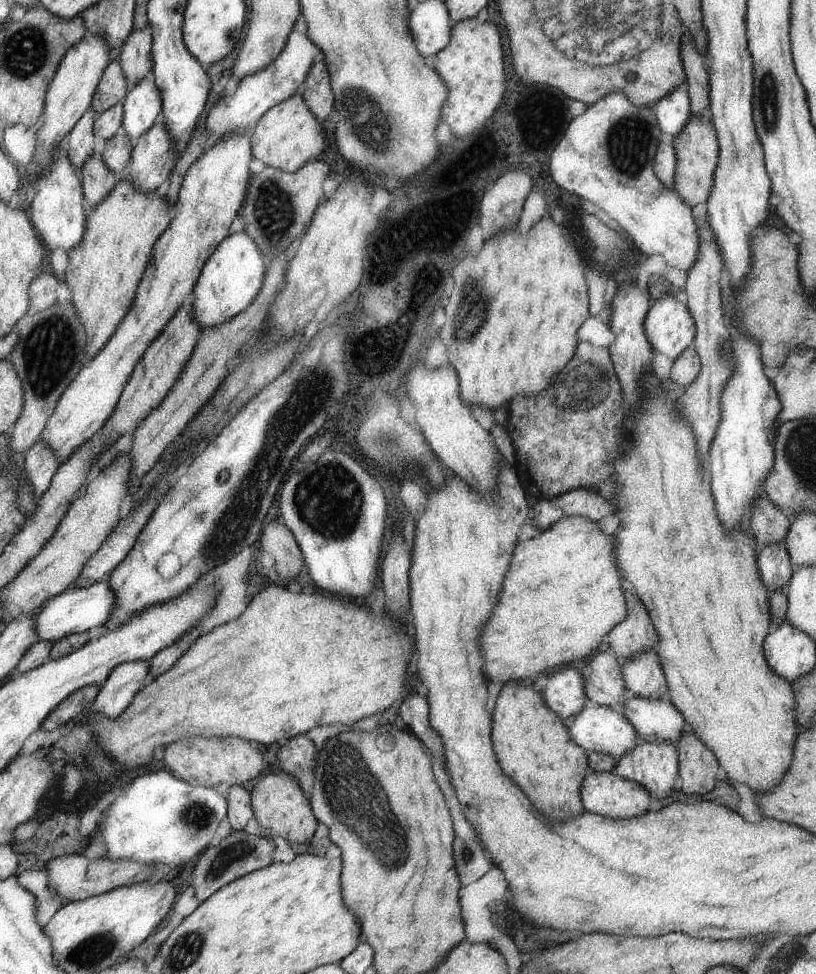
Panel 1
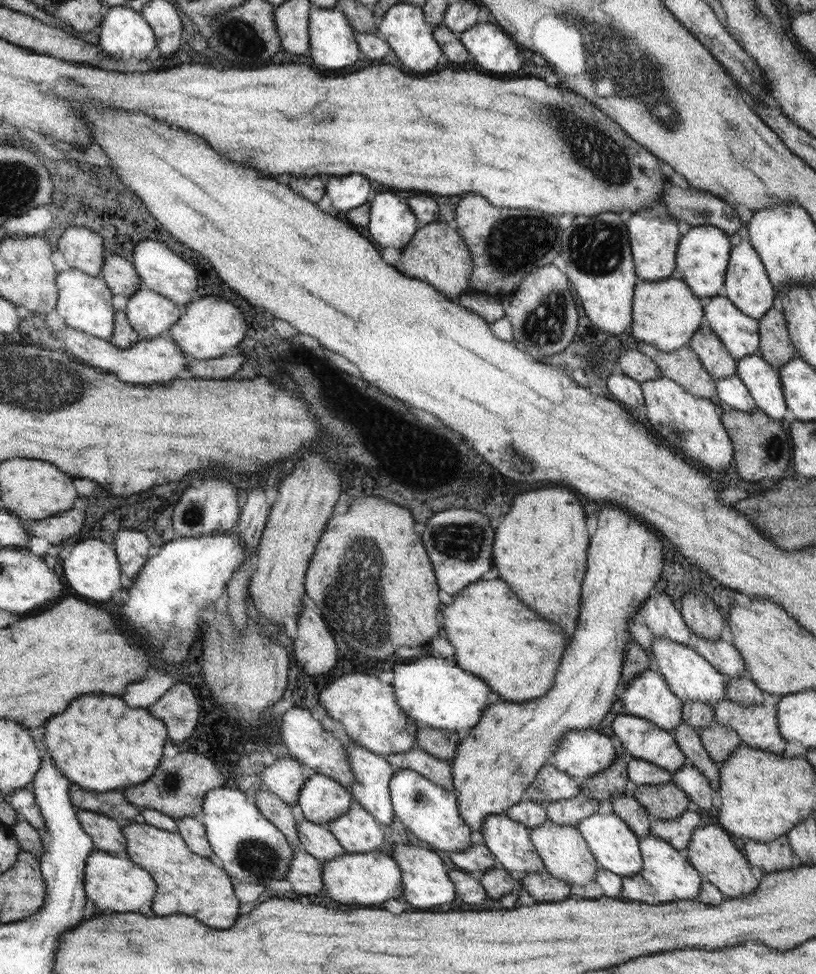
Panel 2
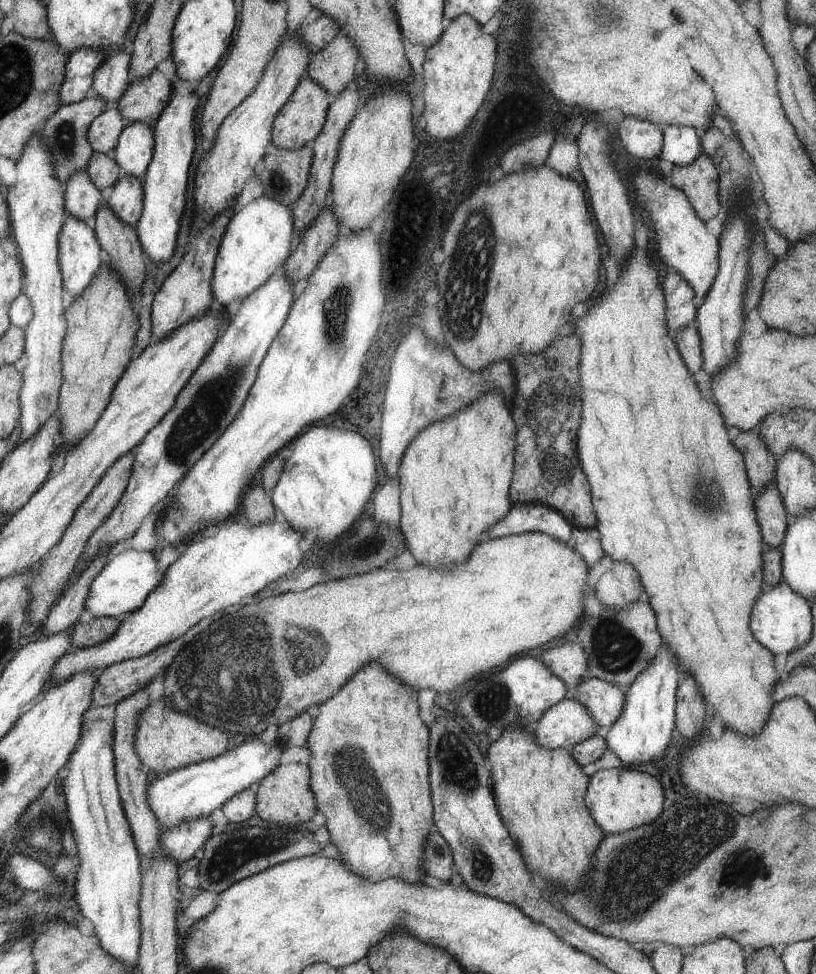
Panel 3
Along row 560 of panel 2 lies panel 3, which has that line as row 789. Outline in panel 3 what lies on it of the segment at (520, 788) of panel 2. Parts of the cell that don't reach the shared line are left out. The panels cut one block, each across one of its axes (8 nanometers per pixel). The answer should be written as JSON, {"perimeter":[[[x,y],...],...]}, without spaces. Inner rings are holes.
{"perimeter":[[[626,766],[617,769],[600,769],[590,777],[589,792],[585,803],[589,807],[597,825],[606,832],[627,831],[648,822],[654,822],[664,810],[664,792],[660,782],[649,773],[636,772]]]}

